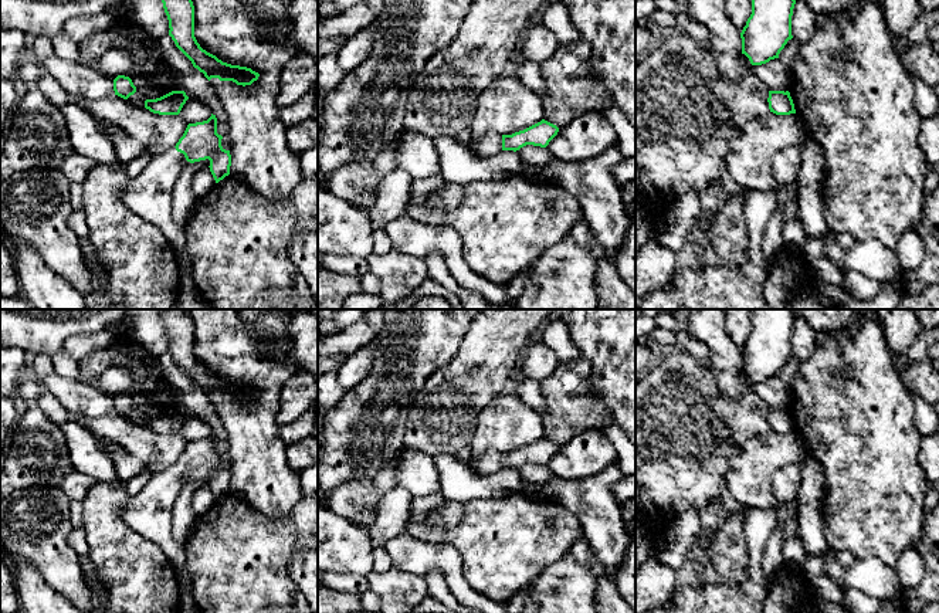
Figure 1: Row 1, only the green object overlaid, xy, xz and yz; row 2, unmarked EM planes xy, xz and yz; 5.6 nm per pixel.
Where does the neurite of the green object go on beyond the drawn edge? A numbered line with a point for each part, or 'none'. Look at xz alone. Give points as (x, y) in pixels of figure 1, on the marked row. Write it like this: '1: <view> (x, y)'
1: xz (488, 145)

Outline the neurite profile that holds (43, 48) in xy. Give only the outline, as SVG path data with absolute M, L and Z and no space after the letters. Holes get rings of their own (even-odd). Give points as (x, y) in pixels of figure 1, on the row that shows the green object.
M45 35L35 37L30 54L38 62L55 55L51 38Z

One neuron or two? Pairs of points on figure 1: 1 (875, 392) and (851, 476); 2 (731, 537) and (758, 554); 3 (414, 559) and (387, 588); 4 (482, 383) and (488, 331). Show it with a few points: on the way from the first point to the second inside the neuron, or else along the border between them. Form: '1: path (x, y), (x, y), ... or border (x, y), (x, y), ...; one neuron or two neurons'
1: path (864, 413), (864, 440), (858, 454); one neuron
2: border (751, 556), (748, 576), (742, 582), (732, 585); two neurons
3: border (393, 565), (402, 571), (423, 576); two neurons
4: path (482, 371), (488, 356), (488, 344); one neuron

